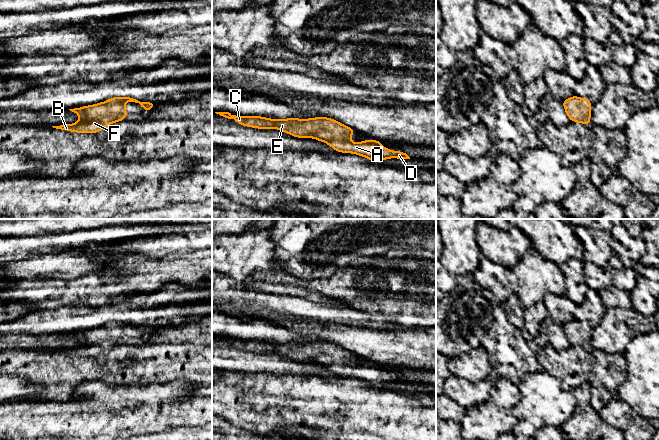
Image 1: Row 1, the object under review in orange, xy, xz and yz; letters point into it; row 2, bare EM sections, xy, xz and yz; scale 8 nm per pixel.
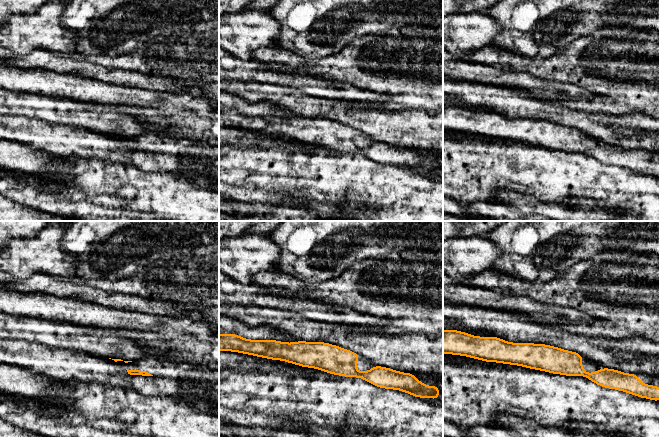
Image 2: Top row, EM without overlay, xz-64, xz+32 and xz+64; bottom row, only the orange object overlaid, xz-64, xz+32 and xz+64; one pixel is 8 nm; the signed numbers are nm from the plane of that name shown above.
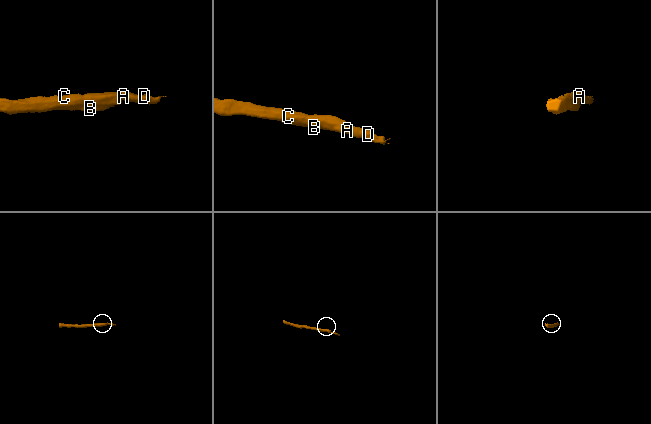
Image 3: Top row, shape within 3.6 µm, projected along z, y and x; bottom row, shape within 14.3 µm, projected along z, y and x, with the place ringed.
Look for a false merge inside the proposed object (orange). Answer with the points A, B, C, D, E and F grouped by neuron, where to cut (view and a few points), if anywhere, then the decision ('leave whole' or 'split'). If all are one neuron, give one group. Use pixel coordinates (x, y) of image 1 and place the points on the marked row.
A B C D E F; no cut; leave whole

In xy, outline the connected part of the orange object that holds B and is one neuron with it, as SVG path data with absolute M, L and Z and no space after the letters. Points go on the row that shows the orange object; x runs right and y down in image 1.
M118 96L108 99L106 102L69 109L81 116L82 119L74 124L64 124L52 127L69 132L97 133L108 124L125 120L125 117L129 115L129 112L123 107L126 102L139 103L143 111L152 110L157 106L157 104L153 102L140 102L130 97Z

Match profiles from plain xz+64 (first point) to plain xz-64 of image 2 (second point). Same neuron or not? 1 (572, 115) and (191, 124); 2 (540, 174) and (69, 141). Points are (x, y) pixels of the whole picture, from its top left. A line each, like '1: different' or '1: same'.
1: same
2: different

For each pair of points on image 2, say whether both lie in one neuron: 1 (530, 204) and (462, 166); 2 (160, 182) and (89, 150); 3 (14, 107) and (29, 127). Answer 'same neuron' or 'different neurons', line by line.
1: different neurons
2: different neurons
3: different neurons

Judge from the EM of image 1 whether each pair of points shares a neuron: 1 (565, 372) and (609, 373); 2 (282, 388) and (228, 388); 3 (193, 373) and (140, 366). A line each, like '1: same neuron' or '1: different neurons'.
1: same neuron
2: same neuron
3: same neuron

